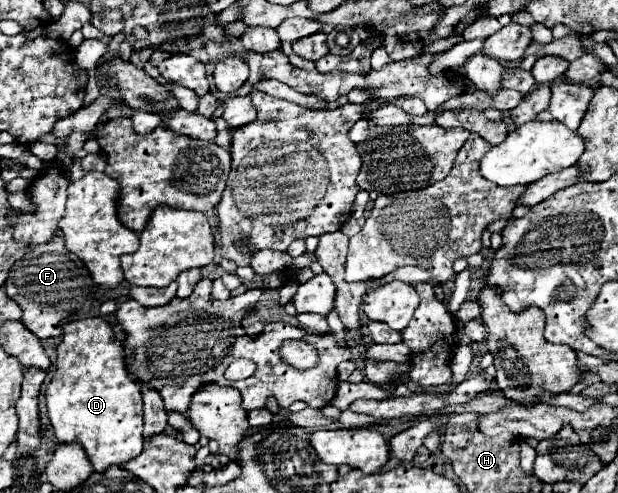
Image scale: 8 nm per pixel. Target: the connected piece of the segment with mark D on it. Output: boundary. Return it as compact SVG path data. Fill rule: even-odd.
M85 318L63 326L63 340L57 346L55 378L47 386L47 412L59 444L77 442L83 446L95 472L105 472L109 466L125 464L143 450L143 400L141 388L125 370L123 344L115 338L111 326L103 318Z

